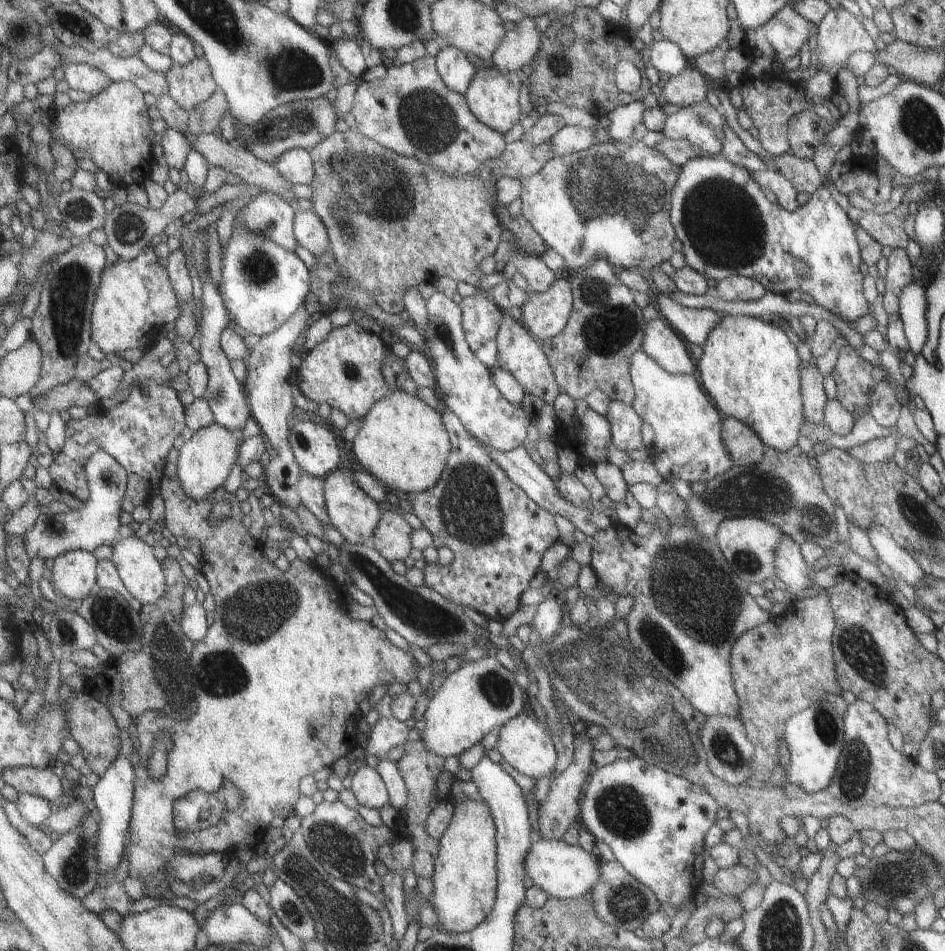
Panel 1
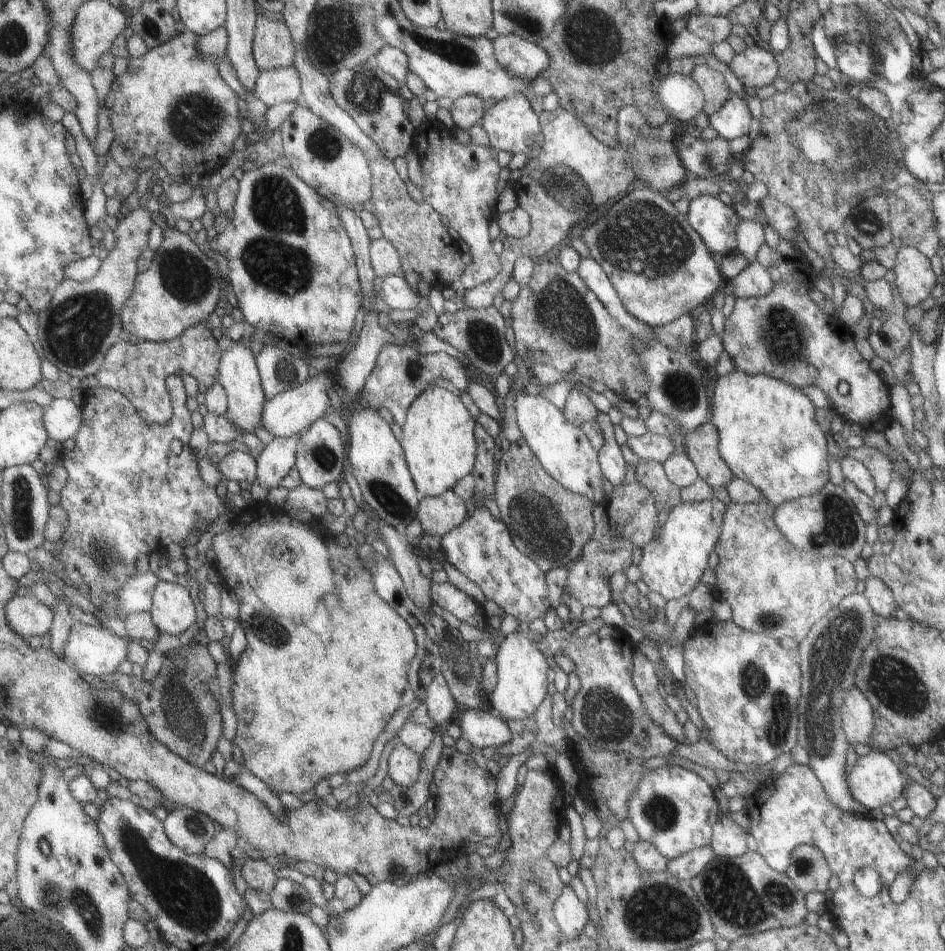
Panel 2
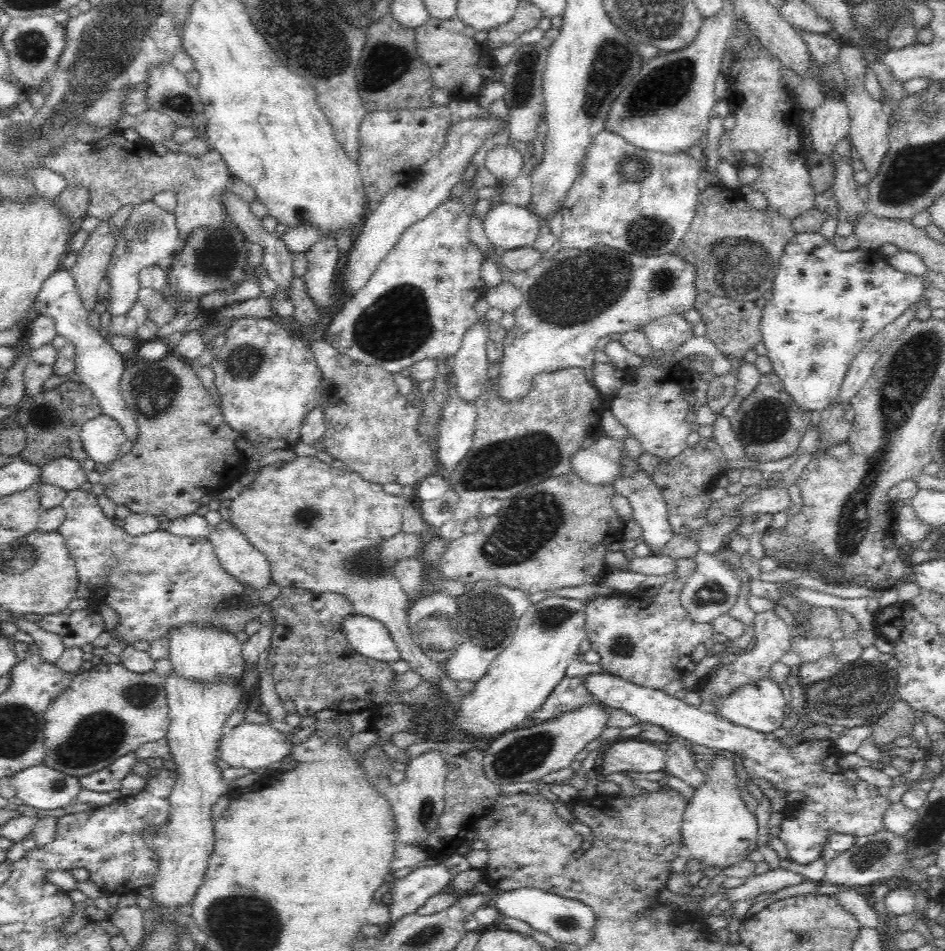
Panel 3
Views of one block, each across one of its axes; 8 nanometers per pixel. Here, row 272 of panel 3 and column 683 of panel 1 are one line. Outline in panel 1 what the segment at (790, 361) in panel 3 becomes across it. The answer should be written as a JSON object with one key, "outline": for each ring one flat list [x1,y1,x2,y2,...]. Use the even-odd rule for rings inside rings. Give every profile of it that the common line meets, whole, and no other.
{"outline":[[633,757,627,760,616,759,614,762,607,764,603,767,597,767,590,772,589,777,586,779,585,787,582,791,582,796,579,800,579,818,581,822,585,824,587,832,591,834,596,841,604,842,613,853,613,858,616,862,621,864,621,867,637,880,642,886,645,886,654,896,657,898,658,903,665,902,671,904,671,906,679,906,679,904,685,904,691,894,696,894,698,887,702,884,703,869,702,853,703,853,703,838,705,832,714,825,715,813,718,806,713,802,713,798,709,798,709,794,705,794,705,790,701,790,699,786,695,786,688,782,681,776,674,775,673,773,665,772,661,767,645,764,641,758]]}

